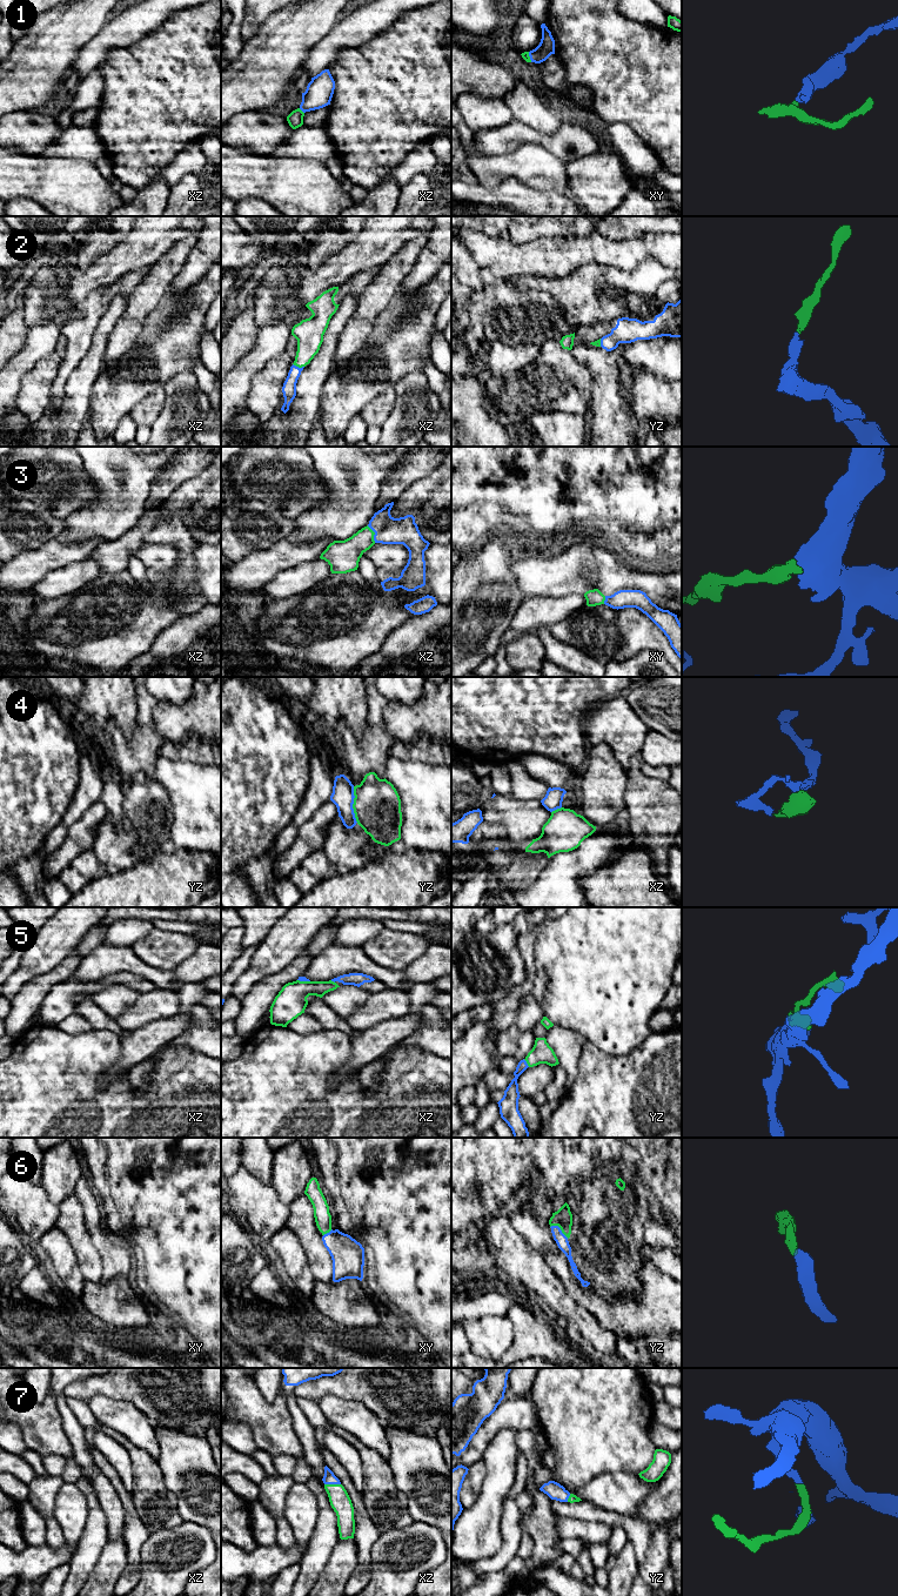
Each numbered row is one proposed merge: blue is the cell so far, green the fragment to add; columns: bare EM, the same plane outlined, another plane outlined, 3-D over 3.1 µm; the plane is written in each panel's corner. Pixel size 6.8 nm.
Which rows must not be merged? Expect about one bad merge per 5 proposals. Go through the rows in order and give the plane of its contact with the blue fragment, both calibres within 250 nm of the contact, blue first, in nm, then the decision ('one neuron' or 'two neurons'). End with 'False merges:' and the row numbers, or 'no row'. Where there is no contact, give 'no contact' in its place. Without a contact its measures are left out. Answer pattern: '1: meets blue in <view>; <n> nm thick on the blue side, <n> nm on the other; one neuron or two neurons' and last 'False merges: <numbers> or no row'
1: meets blue in xz; 190 nm thick on the blue side, 110 nm on the other; one neuron
2: meets blue in xz; 100 nm thick on the blue side, 190 nm on the other; one neuron
3: meets blue in xz; 190 nm thick on the blue side, 200 nm on the other; one neuron
4: meets blue in yz; 150 nm thick on the blue side, 320 nm on the other; one neuron
5: meets blue in yz; 110 nm thick on the blue side, 140 nm on the other; one neuron
6: meets blue in yz; 80 nm thick on the blue side, 130 nm on the other; one neuron
7: meets blue in xz; 80 nm thick on the blue side, 140 nm on the other; one neuron
False merges: no row

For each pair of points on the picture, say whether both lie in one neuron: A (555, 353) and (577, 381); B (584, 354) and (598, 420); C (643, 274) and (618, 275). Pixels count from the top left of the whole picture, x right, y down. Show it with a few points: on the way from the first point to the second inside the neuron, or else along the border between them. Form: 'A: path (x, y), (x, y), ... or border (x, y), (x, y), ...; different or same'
A: path (560, 360), (570, 374); same
B: path (601, 370), (602, 403); same
C: path (637, 276), (624, 276); same

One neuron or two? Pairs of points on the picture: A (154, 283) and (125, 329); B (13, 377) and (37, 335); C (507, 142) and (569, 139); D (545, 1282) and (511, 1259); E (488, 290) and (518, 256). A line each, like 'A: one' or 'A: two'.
A: one
B: one
C: one
D: one
E: two

